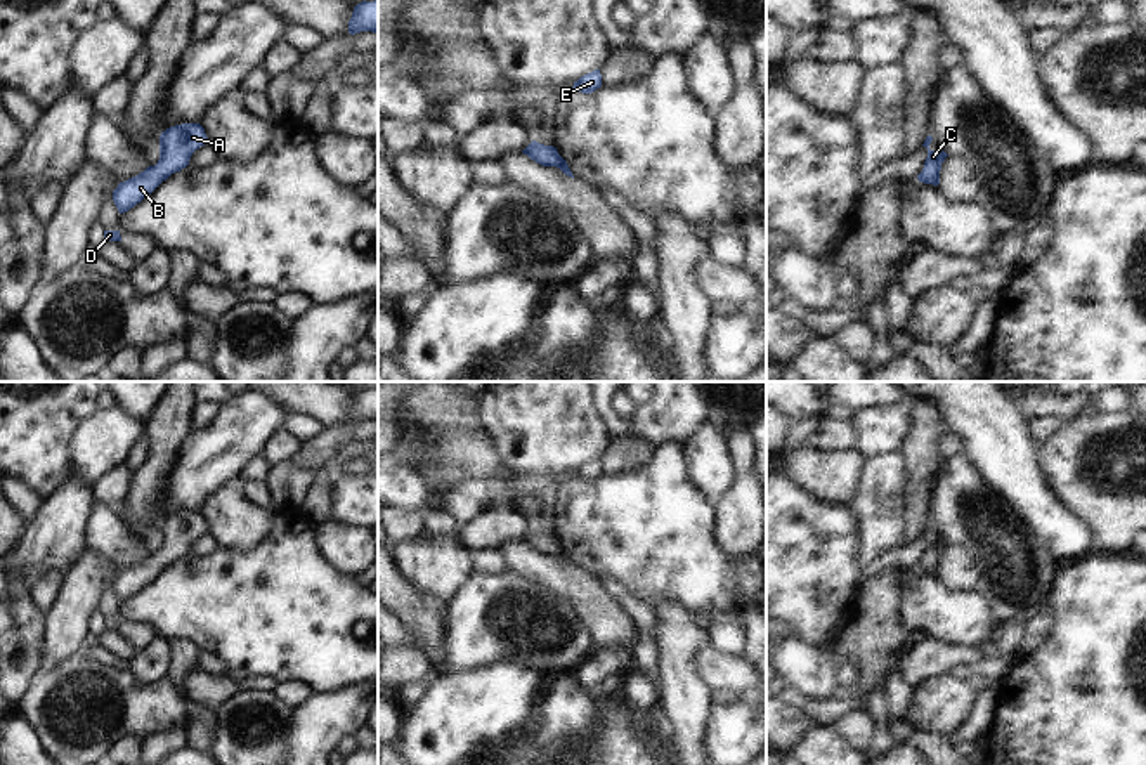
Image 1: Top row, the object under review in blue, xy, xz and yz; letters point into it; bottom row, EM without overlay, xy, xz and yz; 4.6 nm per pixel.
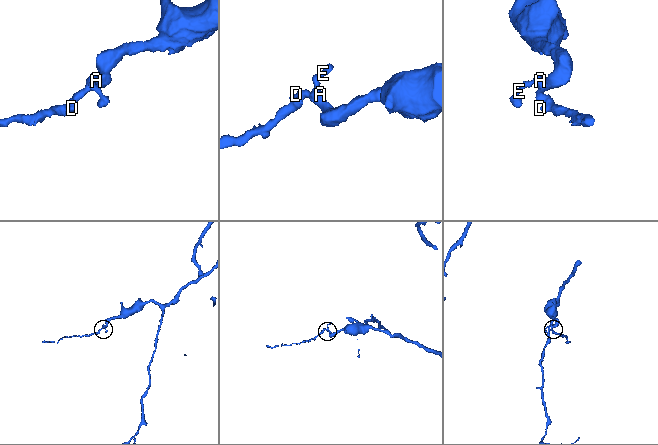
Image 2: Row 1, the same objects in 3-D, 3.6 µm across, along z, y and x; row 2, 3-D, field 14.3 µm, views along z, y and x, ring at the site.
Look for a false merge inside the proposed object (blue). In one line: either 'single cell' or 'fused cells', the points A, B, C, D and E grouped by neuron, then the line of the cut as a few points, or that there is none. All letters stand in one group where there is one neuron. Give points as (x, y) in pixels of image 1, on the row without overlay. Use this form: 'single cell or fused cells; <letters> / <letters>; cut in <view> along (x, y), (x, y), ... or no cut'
single cell; A B C D E; no cut

